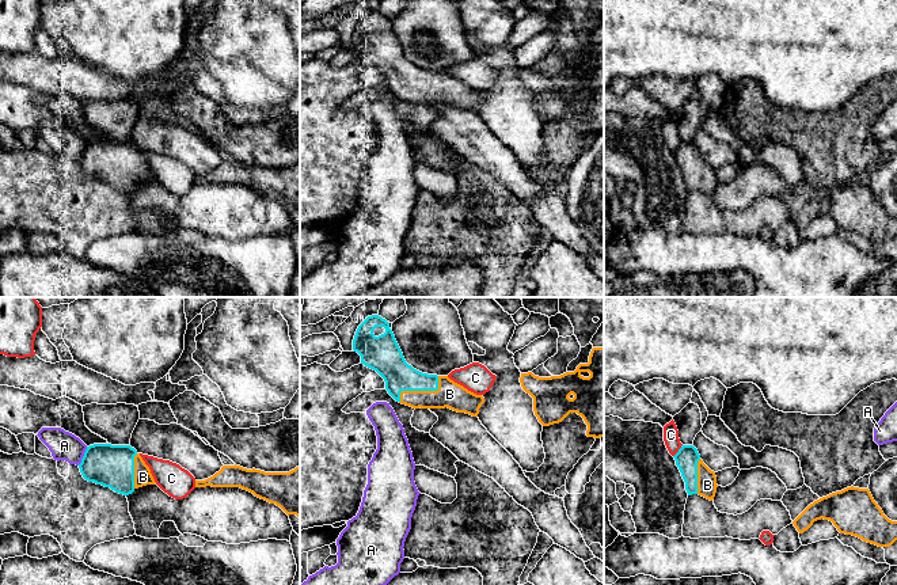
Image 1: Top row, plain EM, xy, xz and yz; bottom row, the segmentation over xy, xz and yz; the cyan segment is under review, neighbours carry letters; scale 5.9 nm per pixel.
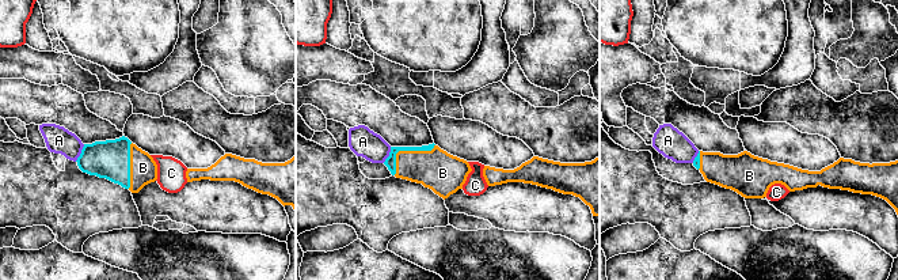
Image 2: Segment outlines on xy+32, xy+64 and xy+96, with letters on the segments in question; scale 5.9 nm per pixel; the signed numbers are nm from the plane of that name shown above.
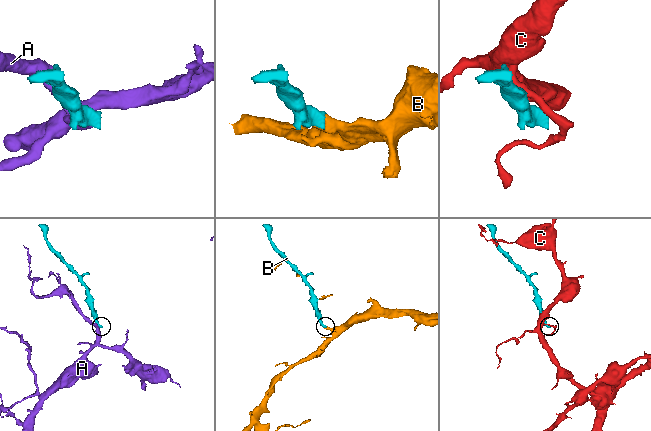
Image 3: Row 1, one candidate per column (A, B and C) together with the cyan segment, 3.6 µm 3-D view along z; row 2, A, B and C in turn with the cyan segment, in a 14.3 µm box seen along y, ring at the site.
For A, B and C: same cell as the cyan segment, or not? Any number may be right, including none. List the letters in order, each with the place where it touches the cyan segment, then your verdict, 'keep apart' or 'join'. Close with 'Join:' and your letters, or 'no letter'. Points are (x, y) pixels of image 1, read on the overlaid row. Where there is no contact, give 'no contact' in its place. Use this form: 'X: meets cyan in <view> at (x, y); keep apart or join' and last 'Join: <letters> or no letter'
A: meets cyan in xy at (83, 456); keep apart
B: meets cyan in xz at (420, 390); join
C: meets cyan in yz at (679, 451); keep apart
Join: B

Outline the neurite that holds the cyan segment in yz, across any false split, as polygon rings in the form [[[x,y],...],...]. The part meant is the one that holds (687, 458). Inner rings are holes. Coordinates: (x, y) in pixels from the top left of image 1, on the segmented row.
[[[681,445],[673,457],[685,482],[688,495],[699,494],[712,501],[718,487],[717,476],[703,463],[698,449],[693,445]]]

